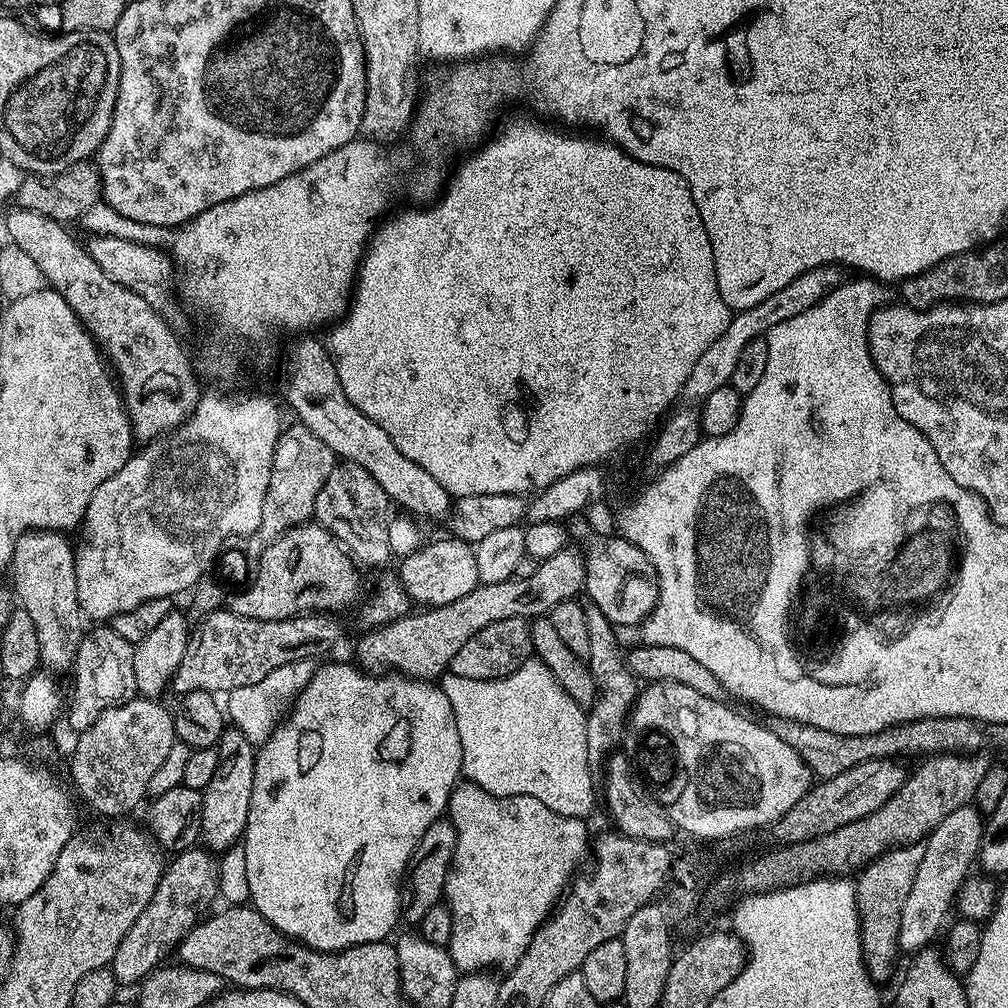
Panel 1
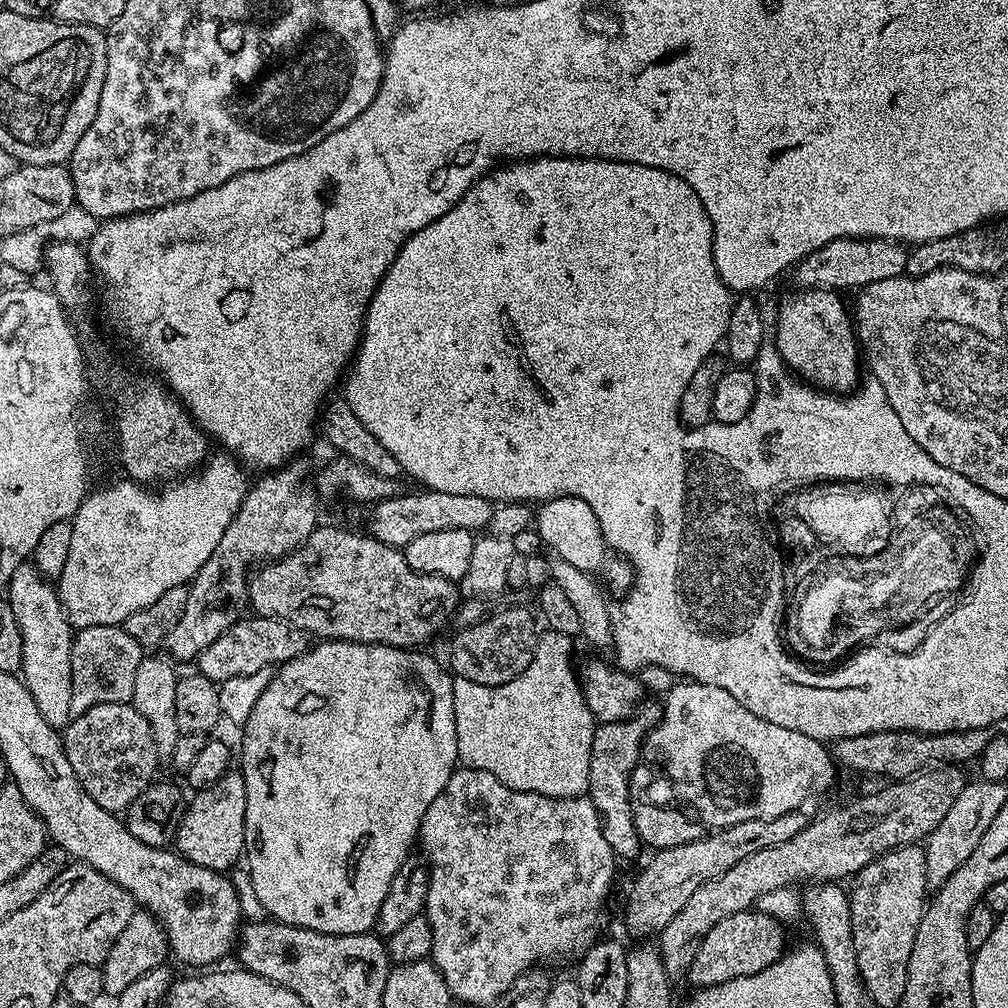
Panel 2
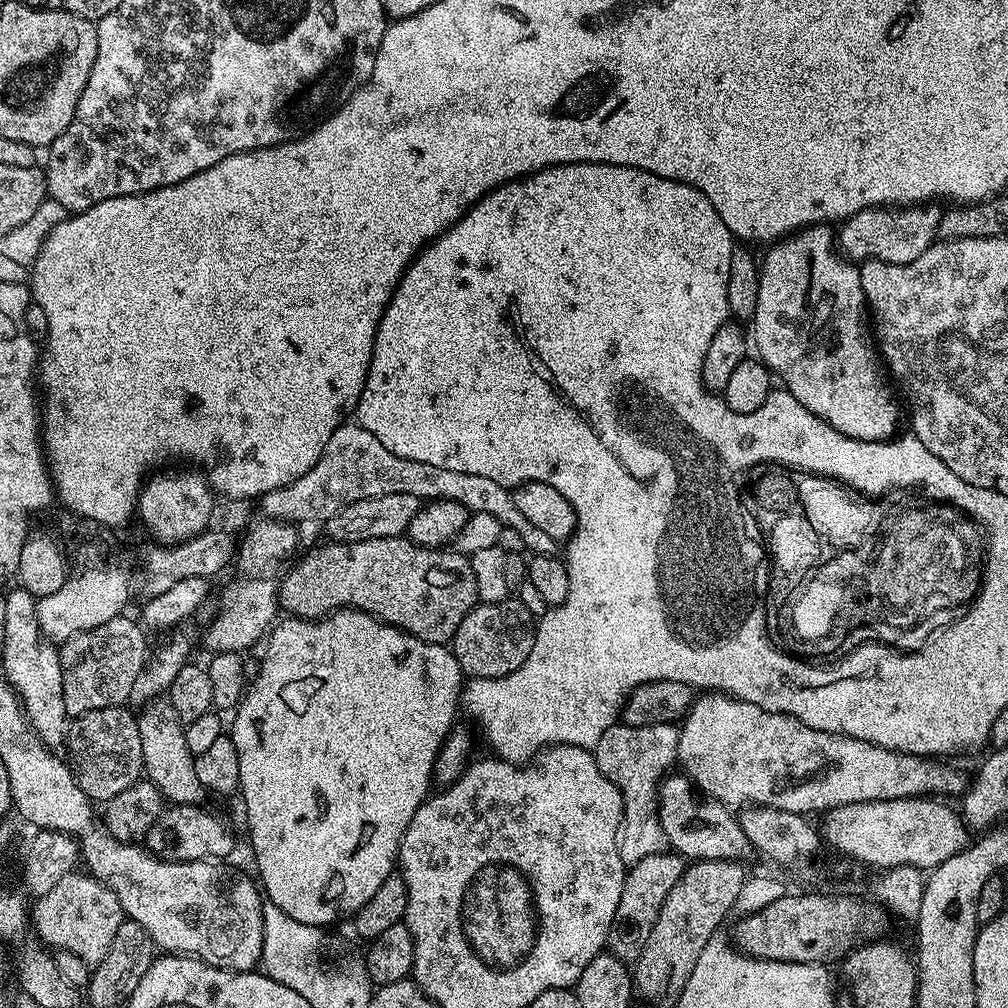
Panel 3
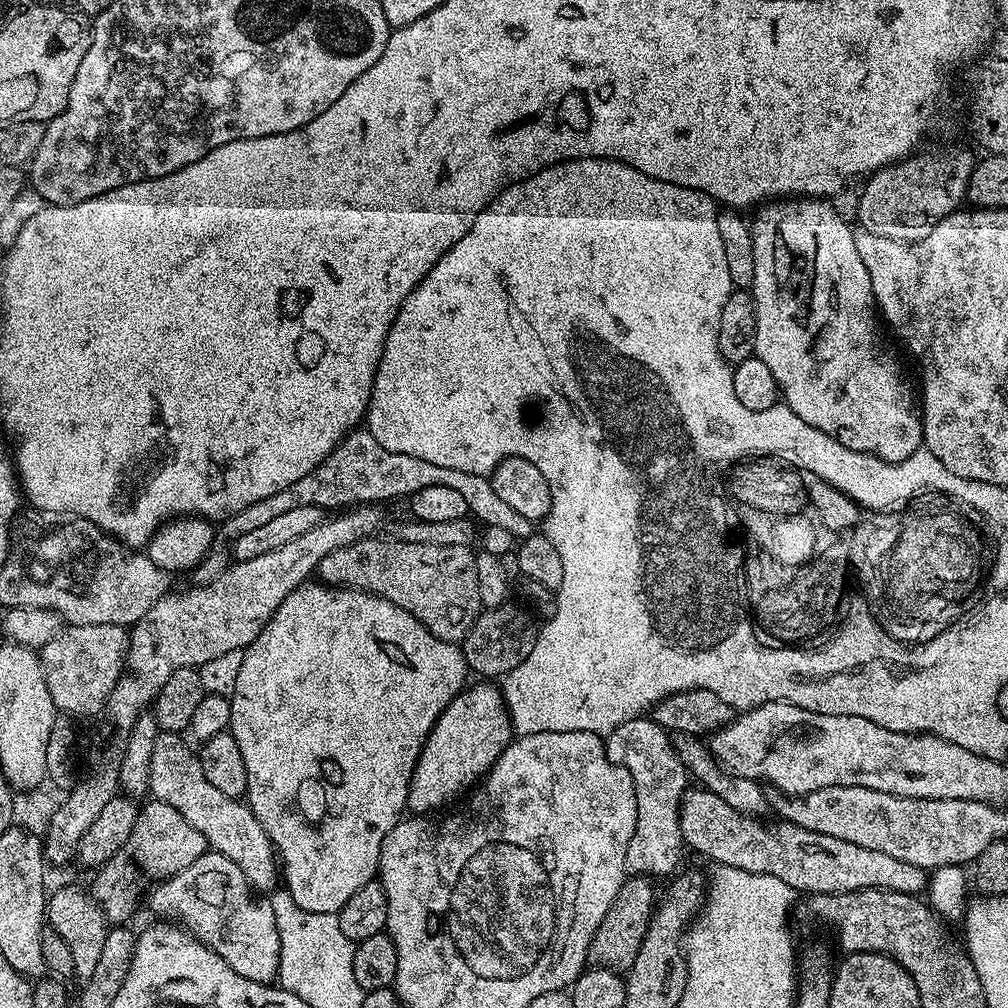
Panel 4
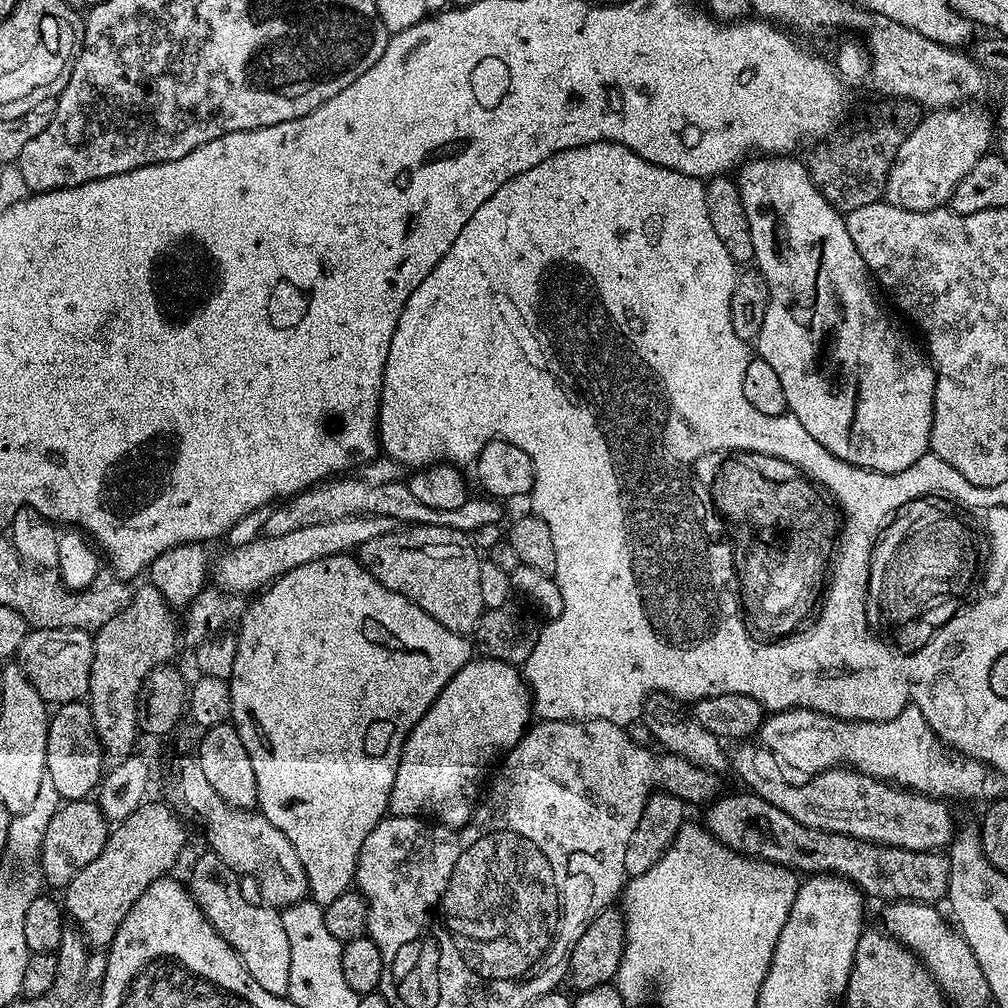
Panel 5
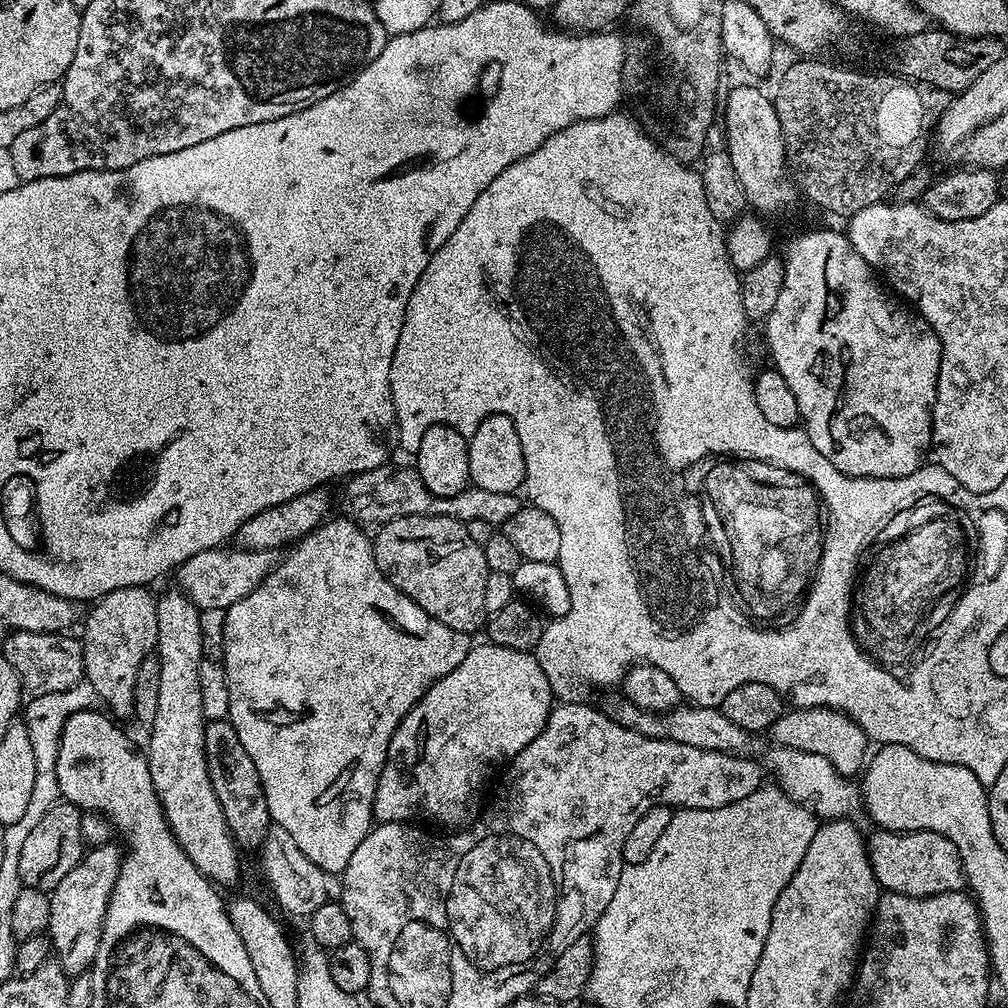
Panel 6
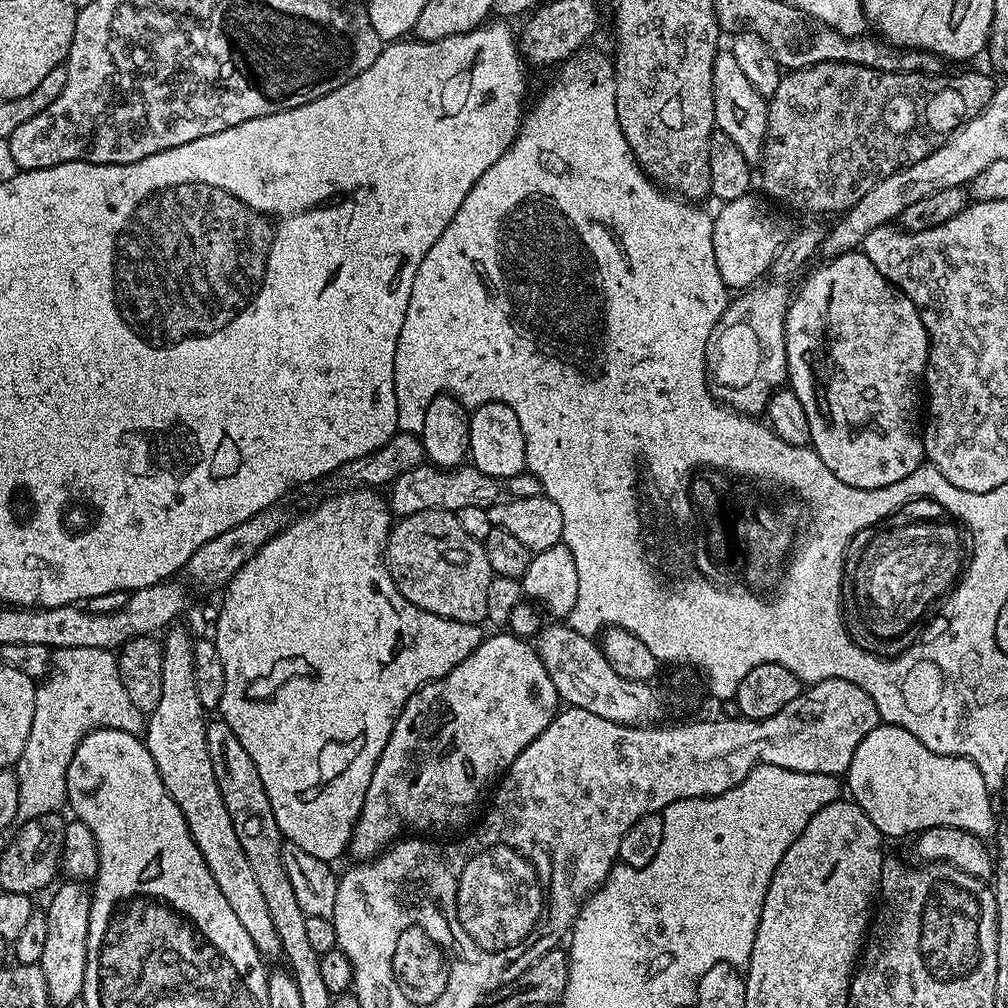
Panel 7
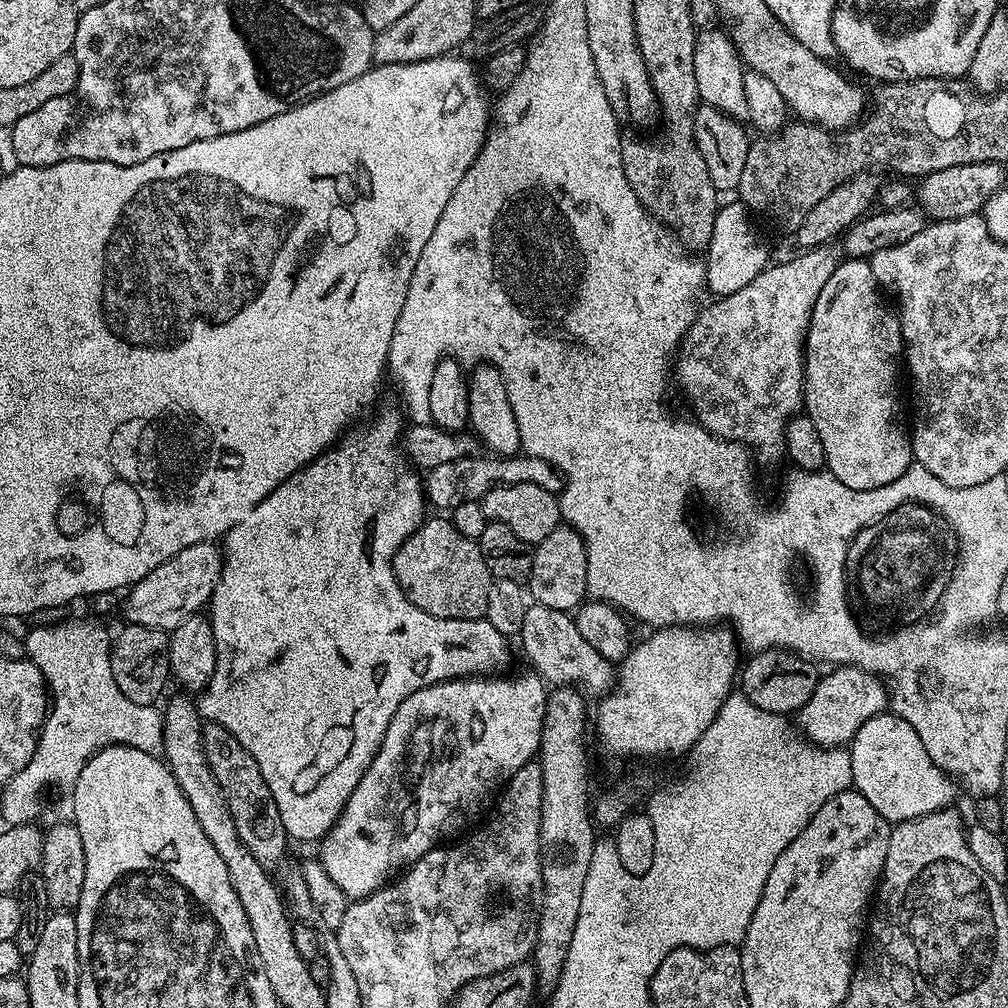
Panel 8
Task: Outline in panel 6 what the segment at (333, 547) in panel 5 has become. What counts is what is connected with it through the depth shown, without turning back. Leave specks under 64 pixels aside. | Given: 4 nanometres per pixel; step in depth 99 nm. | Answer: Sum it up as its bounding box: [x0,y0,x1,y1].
[174,546,282,611]

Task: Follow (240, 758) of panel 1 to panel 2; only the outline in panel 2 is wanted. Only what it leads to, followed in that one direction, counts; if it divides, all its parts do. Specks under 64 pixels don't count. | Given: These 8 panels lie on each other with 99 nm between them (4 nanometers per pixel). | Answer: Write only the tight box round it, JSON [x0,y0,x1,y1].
[175,770,246,873]

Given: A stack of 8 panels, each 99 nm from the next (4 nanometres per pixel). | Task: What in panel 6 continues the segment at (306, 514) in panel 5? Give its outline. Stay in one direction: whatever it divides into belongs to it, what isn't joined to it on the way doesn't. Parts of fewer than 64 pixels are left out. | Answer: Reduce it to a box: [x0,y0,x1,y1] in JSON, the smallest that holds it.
[338,462,522,526]

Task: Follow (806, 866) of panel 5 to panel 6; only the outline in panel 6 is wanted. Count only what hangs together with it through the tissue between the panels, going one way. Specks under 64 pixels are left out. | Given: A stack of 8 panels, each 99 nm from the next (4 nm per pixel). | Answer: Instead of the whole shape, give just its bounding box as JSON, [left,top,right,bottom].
[867,830,966,896]

